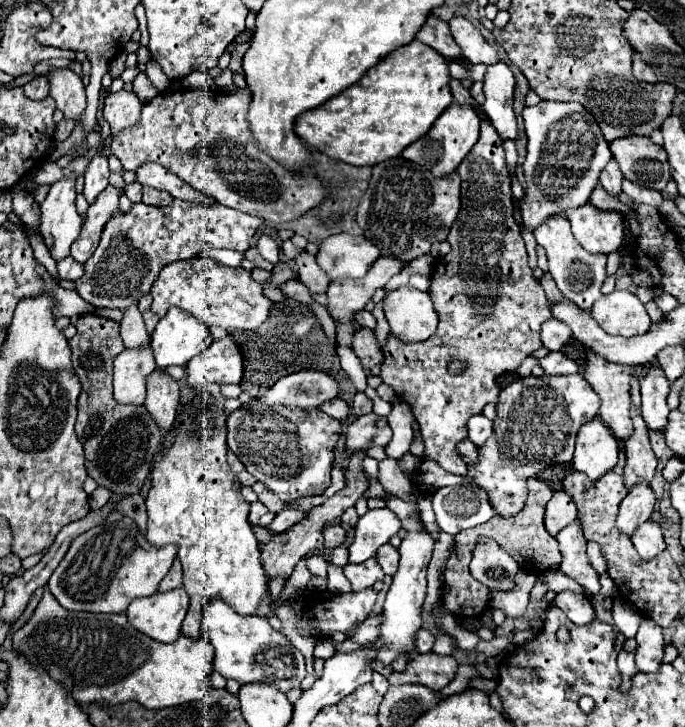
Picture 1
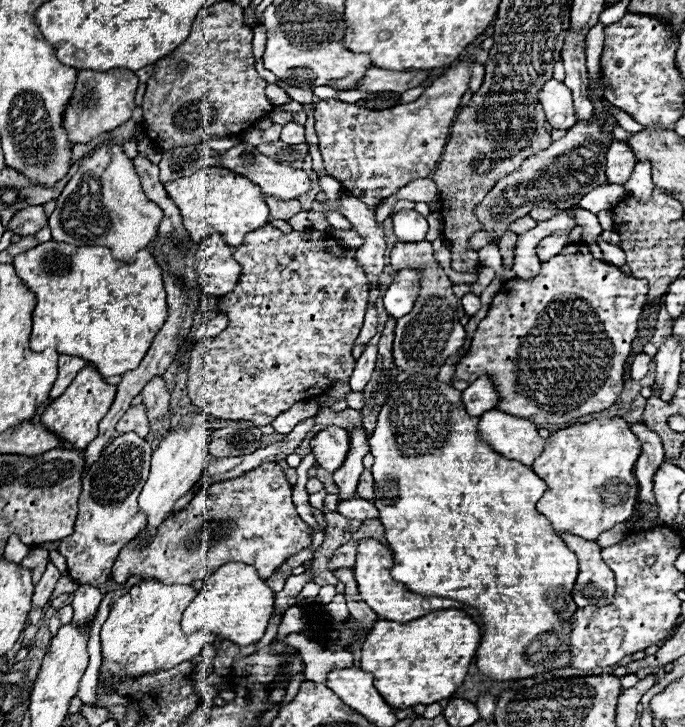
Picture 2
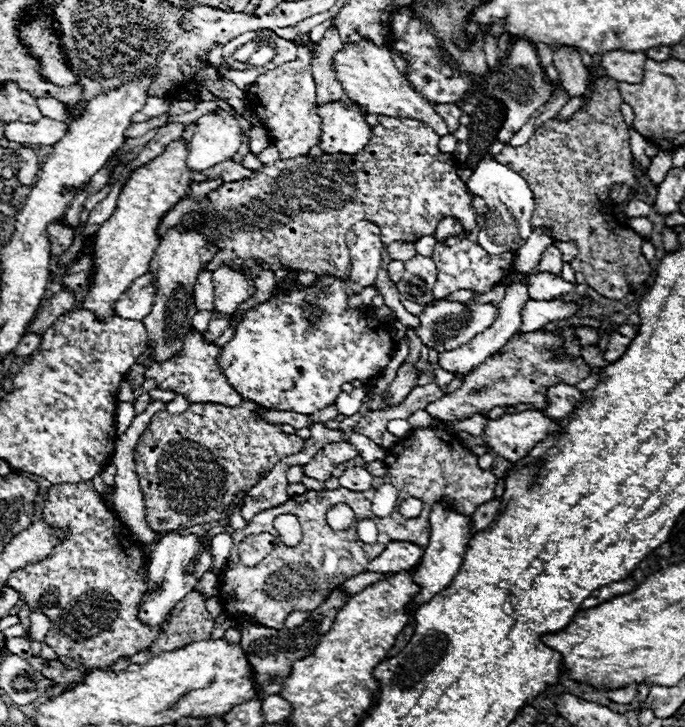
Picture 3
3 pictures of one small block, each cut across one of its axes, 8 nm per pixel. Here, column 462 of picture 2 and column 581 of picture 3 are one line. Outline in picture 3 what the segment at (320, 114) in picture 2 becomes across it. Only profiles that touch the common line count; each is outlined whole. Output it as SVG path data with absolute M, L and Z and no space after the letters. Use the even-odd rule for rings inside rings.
M562 46L554 50L554 66L558 70L560 82L570 96L582 96L586 92L588 68L582 64L582 58L576 48Z

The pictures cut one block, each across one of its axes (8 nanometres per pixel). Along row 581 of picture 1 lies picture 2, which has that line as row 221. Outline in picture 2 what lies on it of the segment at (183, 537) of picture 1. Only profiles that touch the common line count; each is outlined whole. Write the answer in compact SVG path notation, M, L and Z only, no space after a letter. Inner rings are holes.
M226 168L198 170L192 176L166 182L164 188L174 204L180 208L184 228L188 230L194 244L200 244L212 232L220 232L230 248L238 248L242 246L248 232L268 224L266 202L264 196L258 192L258 186Z

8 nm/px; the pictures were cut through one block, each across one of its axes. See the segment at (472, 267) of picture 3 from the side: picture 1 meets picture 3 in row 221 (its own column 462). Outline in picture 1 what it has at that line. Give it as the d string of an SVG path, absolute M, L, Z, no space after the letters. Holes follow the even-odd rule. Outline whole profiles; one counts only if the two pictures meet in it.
M582 374L516 378L502 390L502 394L496 404L494 432L486 440L486 446L478 450L478 464L468 466L465 478L442 470L436 462L424 460L414 476L422 494L432 494L446 486L467 485L467 480L474 480L488 492L498 514L514 516L526 502L526 480L548 466L570 462L578 428L594 420L600 408L598 394L594 394Z

